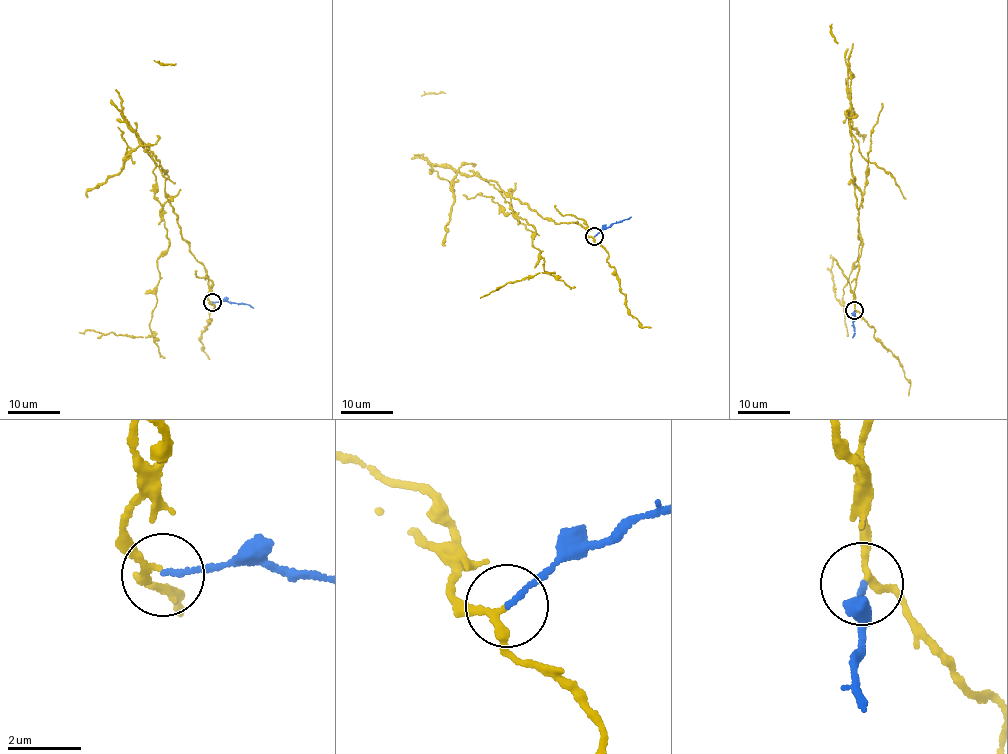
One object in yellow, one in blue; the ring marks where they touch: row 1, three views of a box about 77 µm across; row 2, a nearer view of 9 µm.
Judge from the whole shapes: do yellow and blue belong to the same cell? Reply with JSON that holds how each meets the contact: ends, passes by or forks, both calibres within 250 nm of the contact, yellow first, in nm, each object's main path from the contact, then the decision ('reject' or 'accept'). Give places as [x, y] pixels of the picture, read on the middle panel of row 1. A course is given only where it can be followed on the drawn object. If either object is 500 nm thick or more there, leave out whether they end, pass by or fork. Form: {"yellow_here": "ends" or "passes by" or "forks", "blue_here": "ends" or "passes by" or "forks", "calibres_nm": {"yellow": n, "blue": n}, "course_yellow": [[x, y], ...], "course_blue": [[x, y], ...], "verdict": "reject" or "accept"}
{"yellow_here": "passes by", "blue_here": "ends", "calibres_nm": {"yellow": 170, "blue": 130}, "course_yellow": [[595, 236], [511, 199], [518, 218], [535, 228], [533, 246], [550, 273], [509, 282], [480, 298]], "course_blue": [[595, 236], [612, 223], [631, 216]], "verdict": "reject"}

